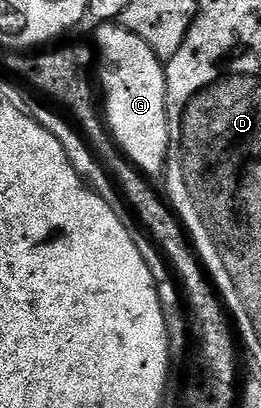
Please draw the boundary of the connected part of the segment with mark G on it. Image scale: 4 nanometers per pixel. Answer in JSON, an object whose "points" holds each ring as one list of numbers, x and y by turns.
{"points":[[109,21,101,31,99,87,103,92,103,118,113,142,121,148,125,158,146,176,160,176,169,158,165,63,153,52,151,45,147,45,142,35,128,26,117,26,121,25]]}

